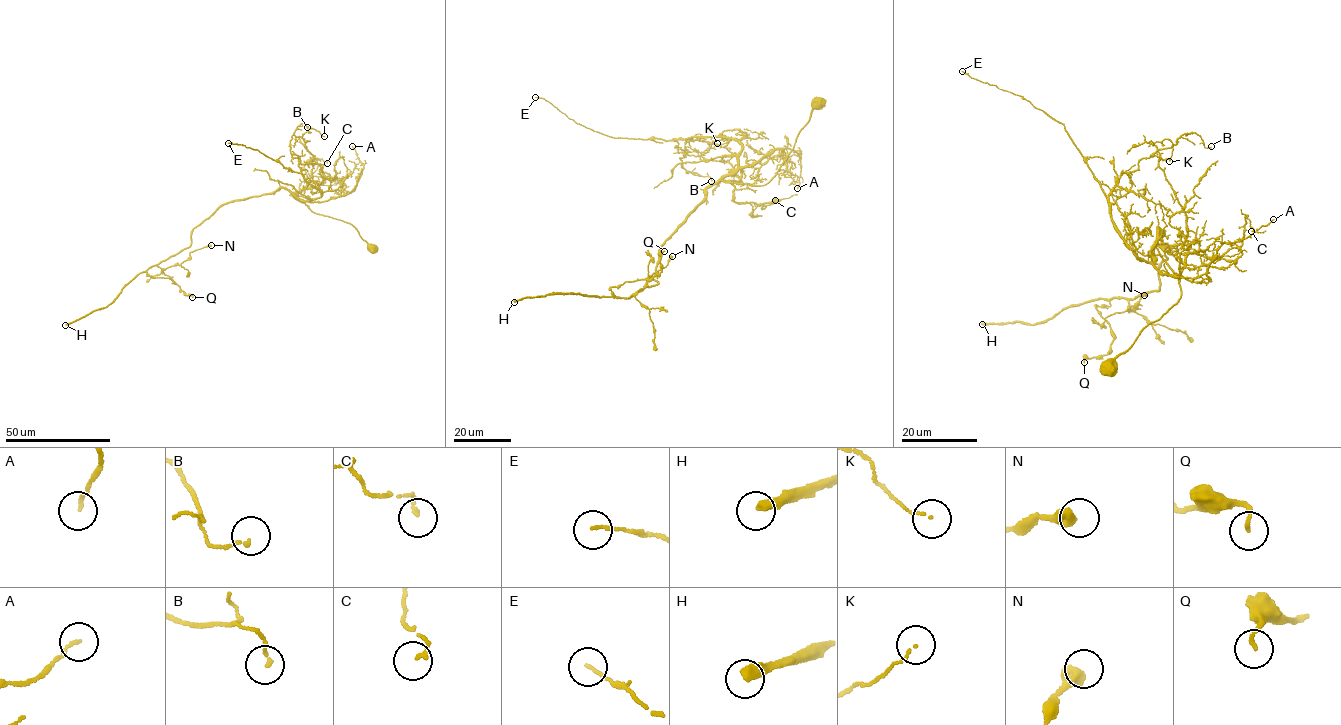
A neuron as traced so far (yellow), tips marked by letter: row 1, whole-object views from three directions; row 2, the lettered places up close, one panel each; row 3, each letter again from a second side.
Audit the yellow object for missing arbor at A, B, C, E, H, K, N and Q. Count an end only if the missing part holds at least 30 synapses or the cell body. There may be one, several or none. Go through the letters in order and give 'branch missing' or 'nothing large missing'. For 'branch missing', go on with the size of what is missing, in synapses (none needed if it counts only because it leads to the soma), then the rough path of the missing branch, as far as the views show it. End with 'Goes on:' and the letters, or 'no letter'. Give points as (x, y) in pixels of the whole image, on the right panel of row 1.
A: nothing large missing
B: nothing large missing
C: nothing large missing
E: nothing large missing
H: branch missing; 250 synapses
K: nothing large missing
N: nothing large missing
Q: nothing large missing
Goes on: H

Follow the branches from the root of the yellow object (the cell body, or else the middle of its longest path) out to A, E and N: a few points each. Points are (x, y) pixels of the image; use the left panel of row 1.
A: (372, 248), (351, 224), (317, 214), (293, 196), (308, 201), (323, 201), (354, 191), (363, 166), (352, 146)
E: (372, 248), (351, 224), (317, 214), (293, 197), (308, 201), (321, 194), (300, 173), (257, 149), (228, 143)
N: (372, 248), (283, 187), (222, 205), (157, 266), (211, 245)

